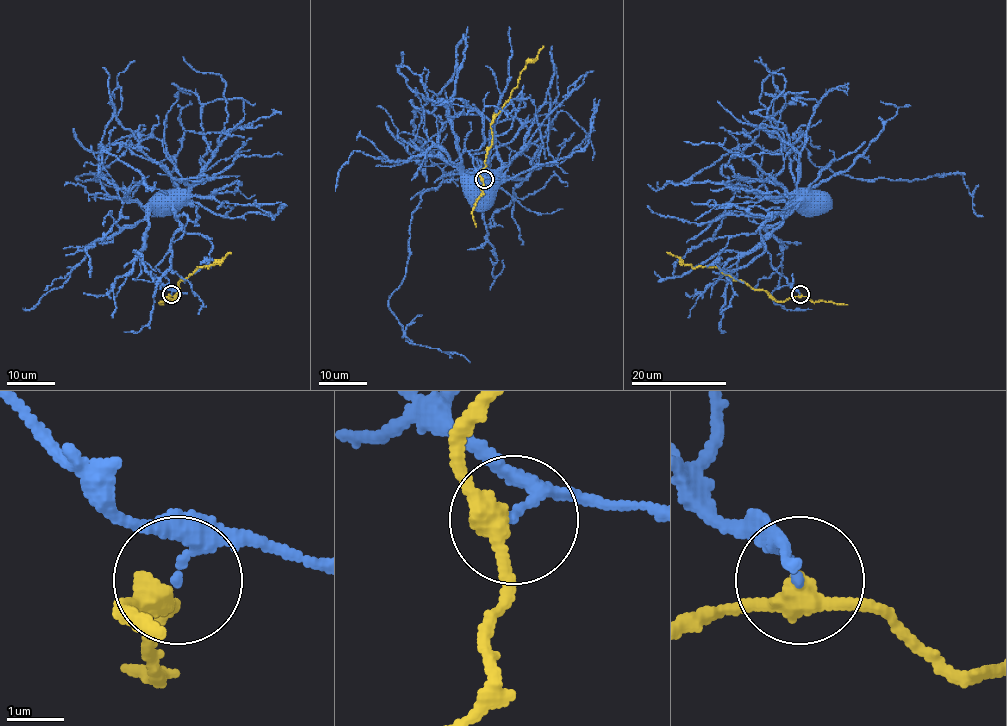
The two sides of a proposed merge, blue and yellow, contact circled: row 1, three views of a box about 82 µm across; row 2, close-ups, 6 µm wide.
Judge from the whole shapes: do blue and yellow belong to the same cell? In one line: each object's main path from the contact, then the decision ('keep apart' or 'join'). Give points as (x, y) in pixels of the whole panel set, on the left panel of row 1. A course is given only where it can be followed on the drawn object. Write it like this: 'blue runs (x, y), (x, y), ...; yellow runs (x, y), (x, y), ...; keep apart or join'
blue runs (171, 294), (156, 266), (179, 229), (179, 185), (130, 141), (96, 181), (76, 178), (95, 172), (157, 216); yellow runs (170, 295), (167, 296), (173, 301), (180, 290), (177, 284), (199, 266), (207, 267), (219, 263), (231, 252); keep apart

